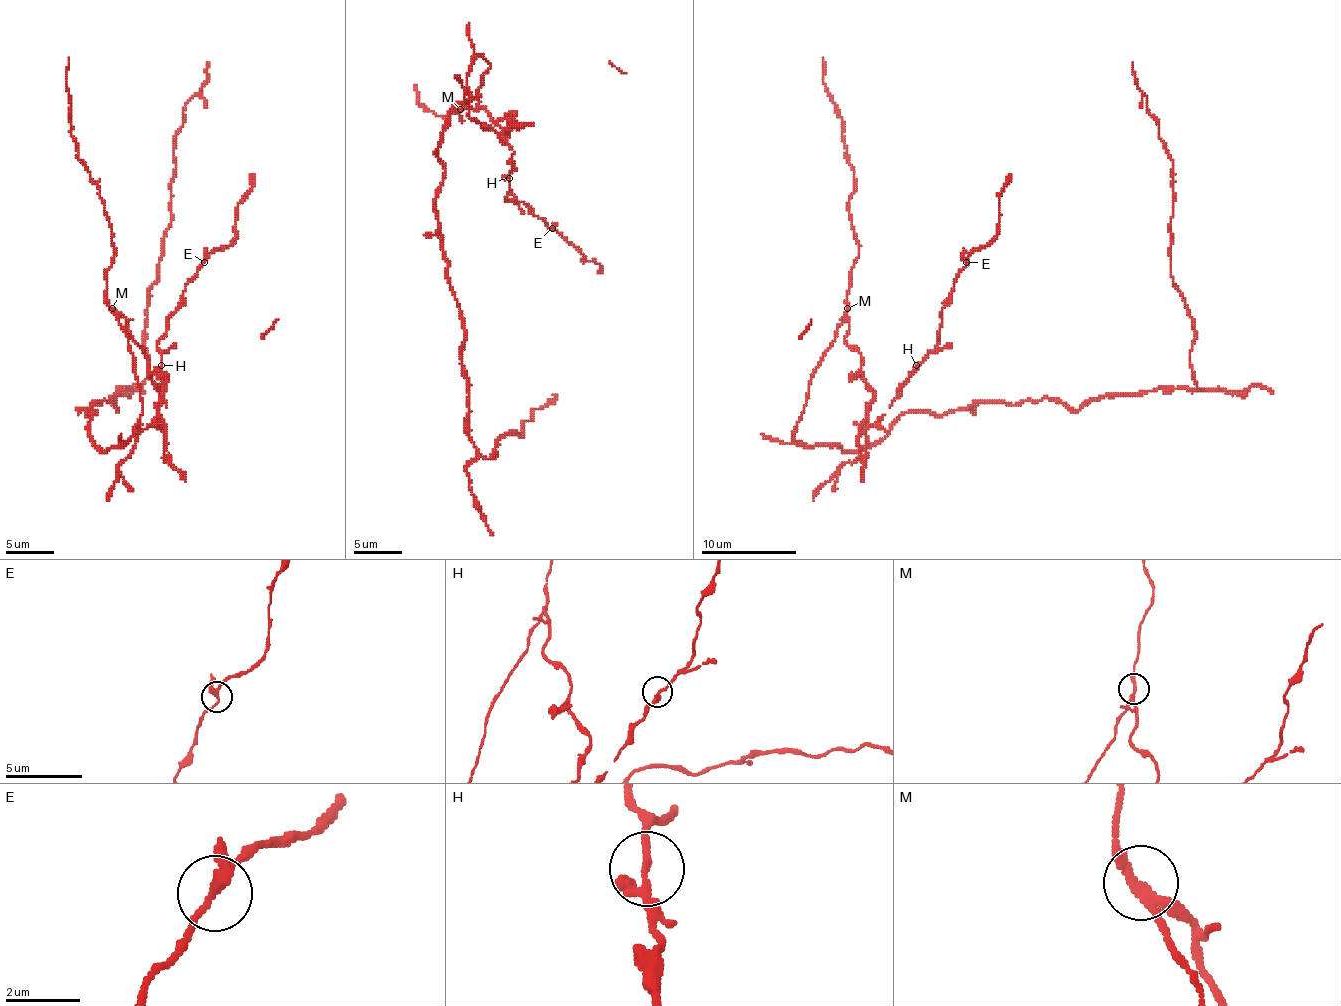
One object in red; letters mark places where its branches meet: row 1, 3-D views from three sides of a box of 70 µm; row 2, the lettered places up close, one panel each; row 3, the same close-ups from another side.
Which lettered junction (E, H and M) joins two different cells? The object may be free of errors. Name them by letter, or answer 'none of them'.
M

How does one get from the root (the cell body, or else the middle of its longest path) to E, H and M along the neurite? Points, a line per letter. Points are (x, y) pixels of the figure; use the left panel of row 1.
E: (92, 438), (119, 448), (142, 412), (121, 317), (159, 393), (152, 424), (166, 408), (157, 346), (204, 262)
H: (92, 438), (102, 450), (119, 448), (142, 412), (121, 317), (159, 393), (152, 424), (166, 408), (161, 365)
M: (92, 438), (102, 450), (119, 448), (133, 434), (142, 412), (140, 384), (128, 336), (111, 307)

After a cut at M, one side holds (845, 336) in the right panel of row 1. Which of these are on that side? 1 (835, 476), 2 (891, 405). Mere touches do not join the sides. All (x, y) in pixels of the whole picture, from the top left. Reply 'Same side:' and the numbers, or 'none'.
Same side: none

